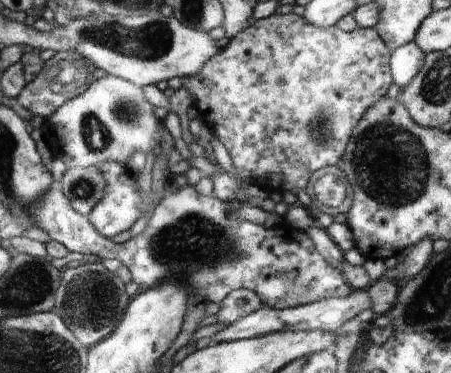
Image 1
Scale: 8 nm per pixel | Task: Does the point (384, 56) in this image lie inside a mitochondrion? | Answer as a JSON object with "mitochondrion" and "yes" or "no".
{"mitochondrion":"no"}

